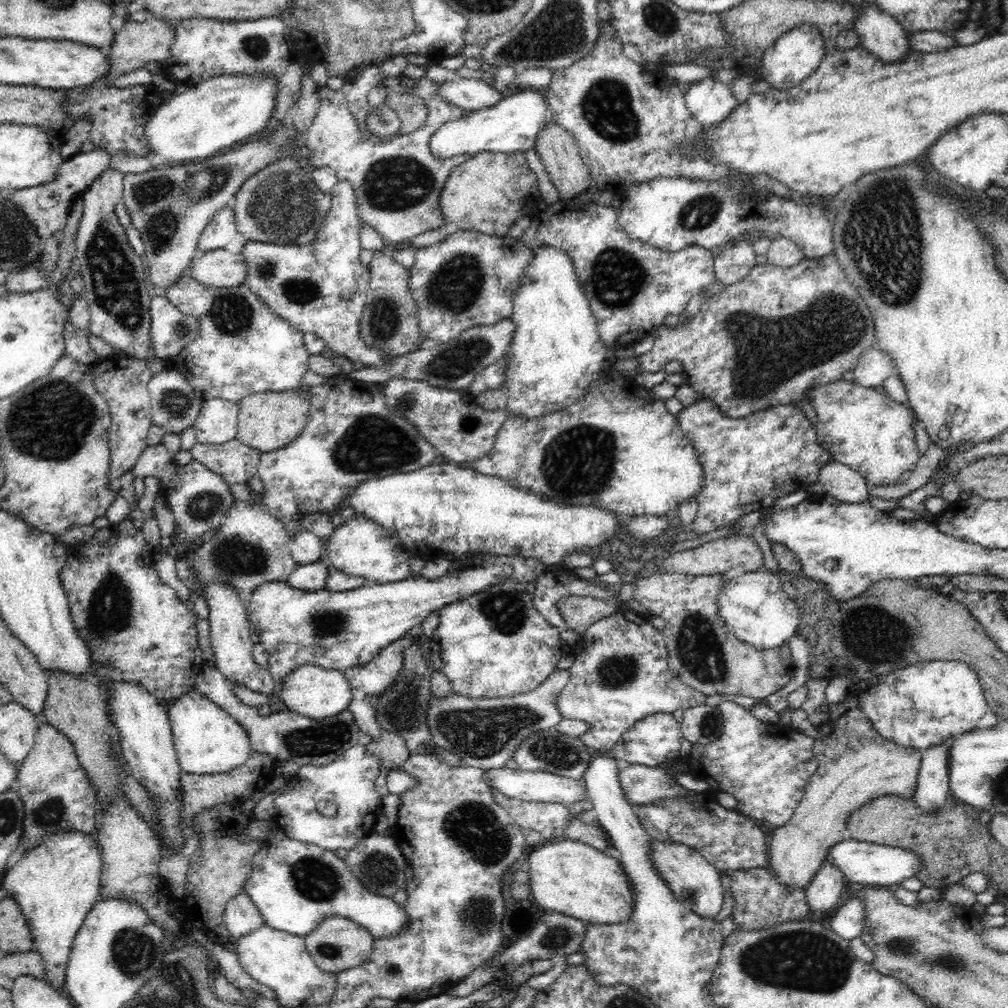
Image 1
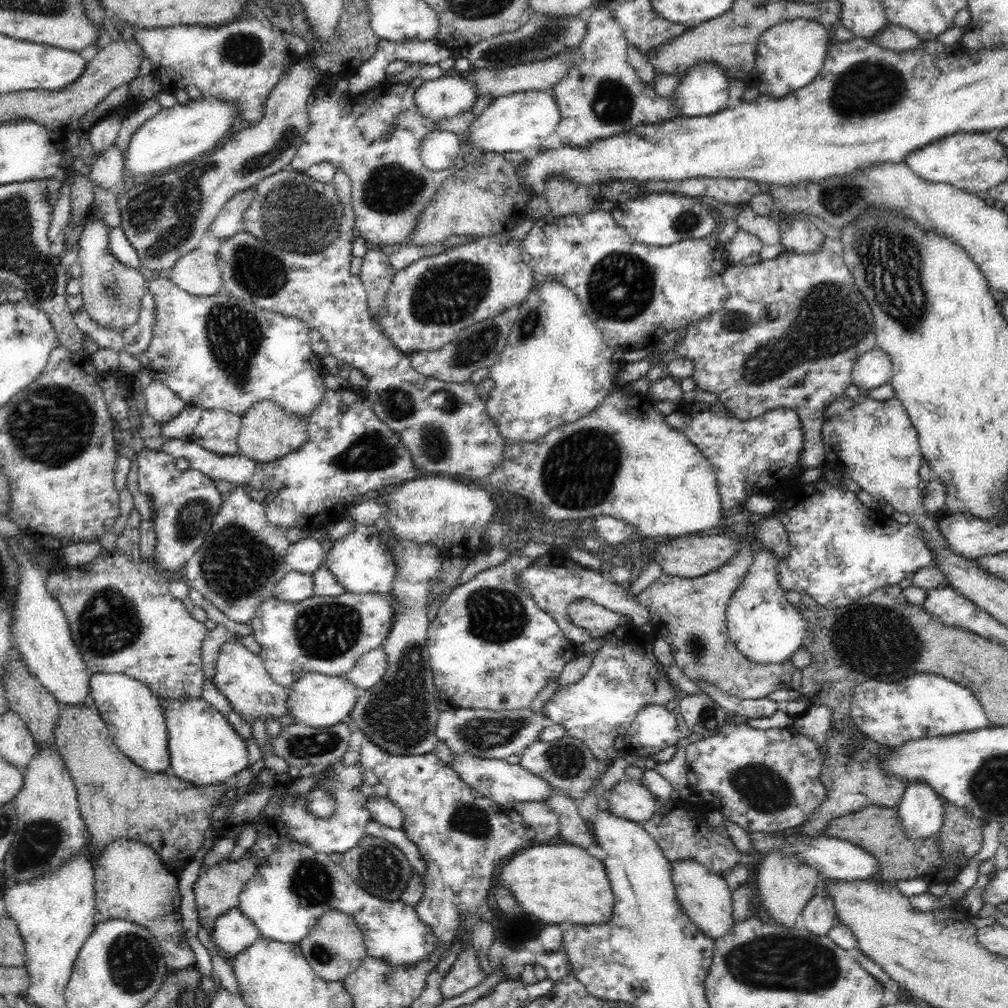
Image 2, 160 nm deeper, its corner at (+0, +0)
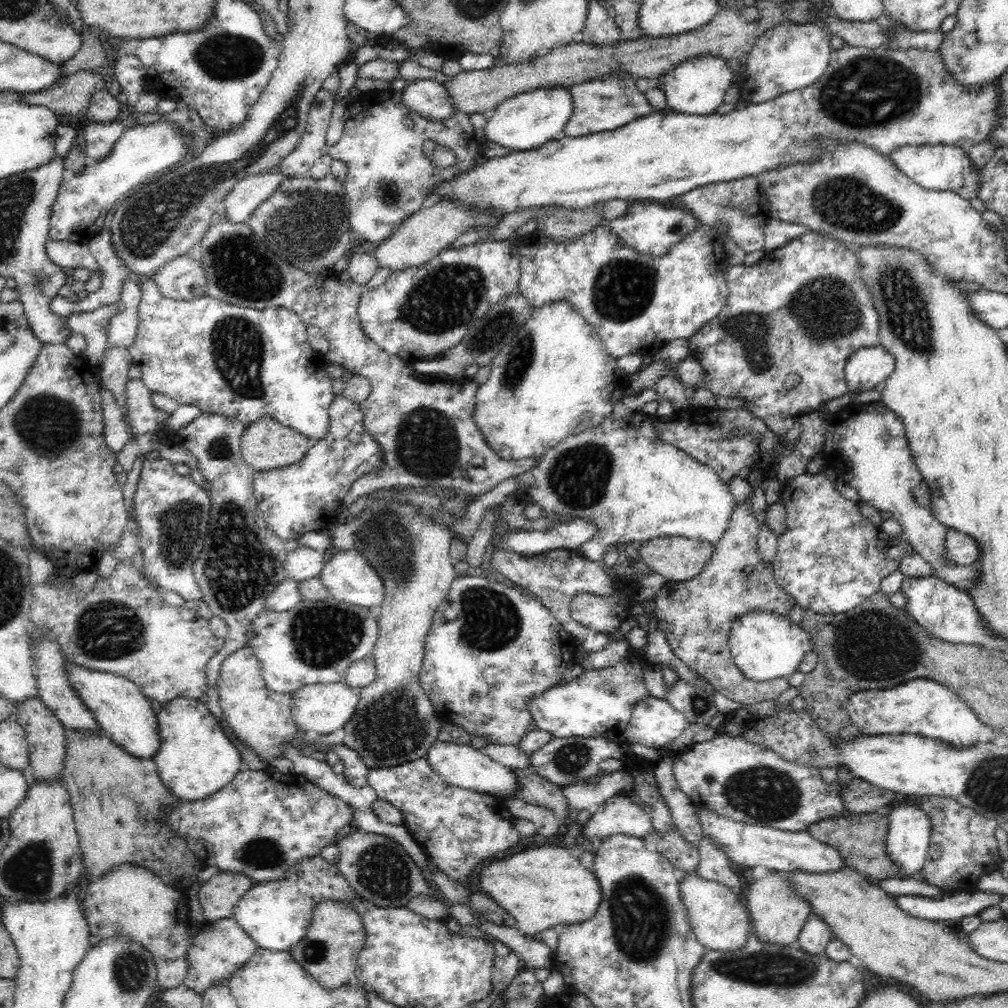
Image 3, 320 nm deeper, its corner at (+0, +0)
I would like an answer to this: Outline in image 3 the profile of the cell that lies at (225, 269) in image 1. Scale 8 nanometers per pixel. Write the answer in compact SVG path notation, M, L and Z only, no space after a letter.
M186 254L173 258L152 276L166 298L190 300L207 294L207 284L202 263Z

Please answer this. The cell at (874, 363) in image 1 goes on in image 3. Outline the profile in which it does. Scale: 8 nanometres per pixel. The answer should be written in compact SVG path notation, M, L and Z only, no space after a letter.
M880 344L856 350L844 367L850 394L873 389L879 382L888 378L894 367L895 358Z

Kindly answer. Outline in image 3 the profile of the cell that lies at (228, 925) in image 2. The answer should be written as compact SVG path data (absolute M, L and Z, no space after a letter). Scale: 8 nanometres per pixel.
M226 918L217 922L206 923L191 937L188 948L188 970L183 983L193 992L204 994L210 986L220 984L224 978L229 978L259 950L256 942L252 940L237 925L234 918Z

